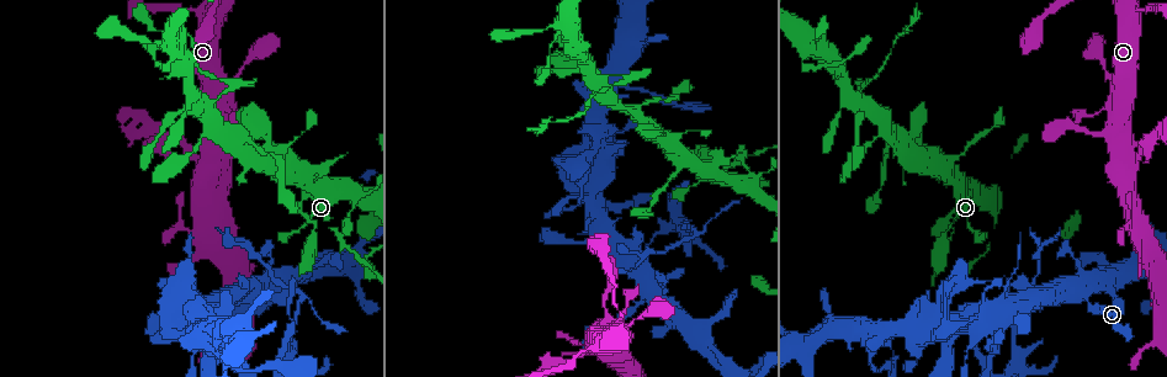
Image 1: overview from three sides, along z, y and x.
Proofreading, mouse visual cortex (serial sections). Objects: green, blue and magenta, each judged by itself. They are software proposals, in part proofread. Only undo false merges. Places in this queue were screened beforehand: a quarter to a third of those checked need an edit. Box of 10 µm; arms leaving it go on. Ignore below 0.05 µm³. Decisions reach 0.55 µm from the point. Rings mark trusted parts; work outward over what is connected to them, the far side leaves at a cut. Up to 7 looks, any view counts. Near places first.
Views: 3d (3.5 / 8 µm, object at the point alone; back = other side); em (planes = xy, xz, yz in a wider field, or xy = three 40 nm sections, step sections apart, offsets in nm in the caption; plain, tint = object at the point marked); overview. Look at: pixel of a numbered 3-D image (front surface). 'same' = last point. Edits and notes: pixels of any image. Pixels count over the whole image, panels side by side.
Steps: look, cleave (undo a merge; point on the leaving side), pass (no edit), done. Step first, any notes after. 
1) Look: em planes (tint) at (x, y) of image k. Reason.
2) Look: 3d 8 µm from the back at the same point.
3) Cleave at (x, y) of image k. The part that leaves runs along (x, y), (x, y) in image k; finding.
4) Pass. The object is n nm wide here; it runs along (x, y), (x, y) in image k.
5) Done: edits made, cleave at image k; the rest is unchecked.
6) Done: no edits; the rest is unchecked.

Look: 3d 8 µm at (1133, 164) of image 1. A narrow waist.

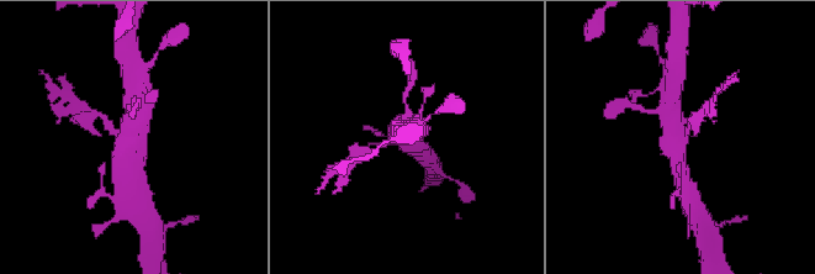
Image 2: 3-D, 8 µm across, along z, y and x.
Look: em planes (tint) at the same point.

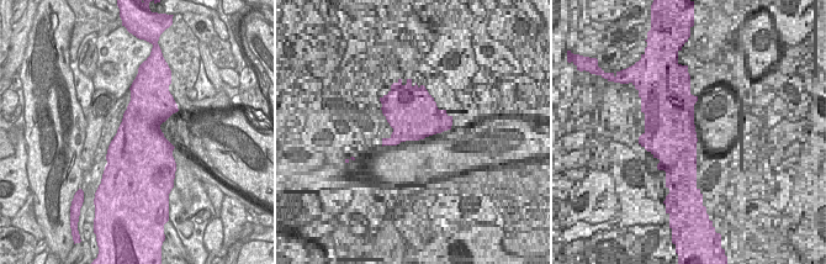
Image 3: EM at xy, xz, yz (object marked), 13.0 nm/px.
Cleave at (89, 126) of image 2. The object is 750 nm wide here; the part that leaves runs along (116, 133), (101, 116), (80, 109) in image 2; a second cell is stuck on.

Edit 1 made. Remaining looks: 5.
Look: 3d 8 µm at (219, 95) of image 1. Thin neck.

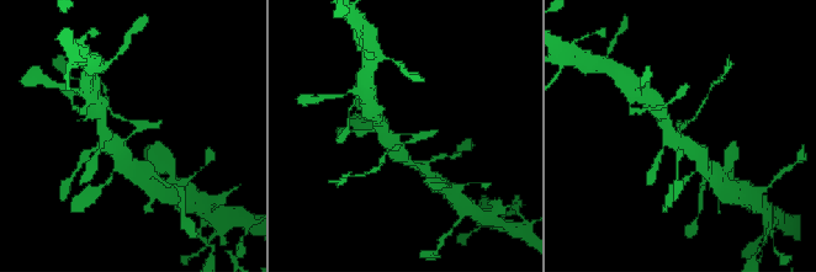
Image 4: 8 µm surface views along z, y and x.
Look: 3d 3.5 µm at the same point. Closer look.

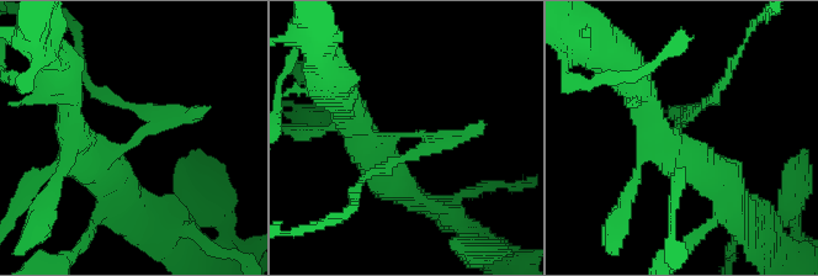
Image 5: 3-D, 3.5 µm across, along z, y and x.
Look: em xy step 2 (tint) at (136, 136) of image 5.

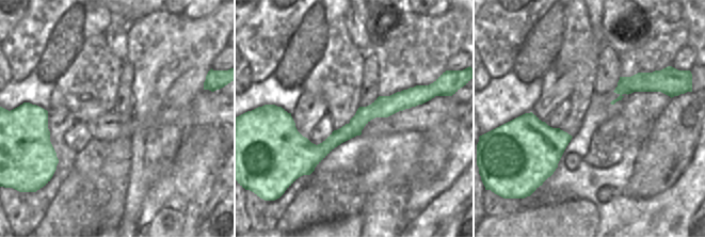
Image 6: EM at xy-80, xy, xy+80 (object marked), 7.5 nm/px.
Cleave at (430, 148) of image 5. A border runs along (349, 123), (354, 129), (361, 130) in image 6; a second cell is stuck on.

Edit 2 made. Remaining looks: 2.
Look: 3d 8 µm at (813, 44) of image 1. Small branch off a trunk.

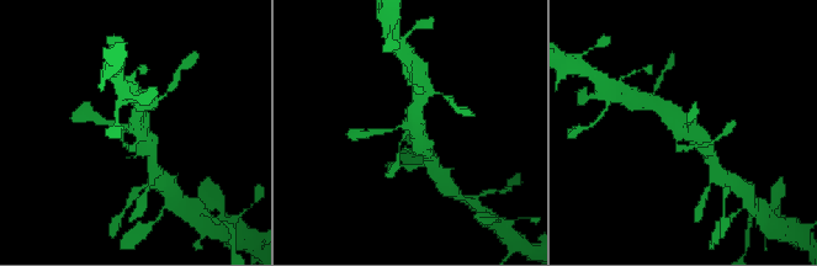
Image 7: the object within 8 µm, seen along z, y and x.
Look: em xy step 5 (tint) at the same point. Now the EM.

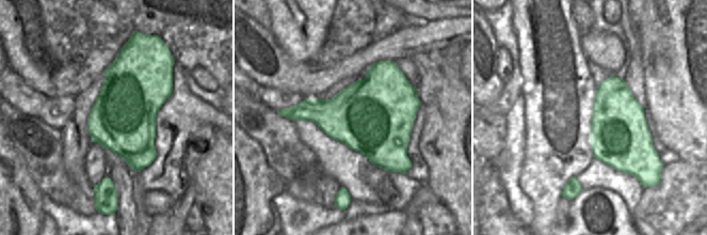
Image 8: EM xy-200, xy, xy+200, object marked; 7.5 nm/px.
Pass. It runs along (709, 149), (659, 104) in image 7; all the same cell.

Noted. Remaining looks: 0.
Done: edits made, cleave at image 2, cleave at image 5; the rest is unchecked.

